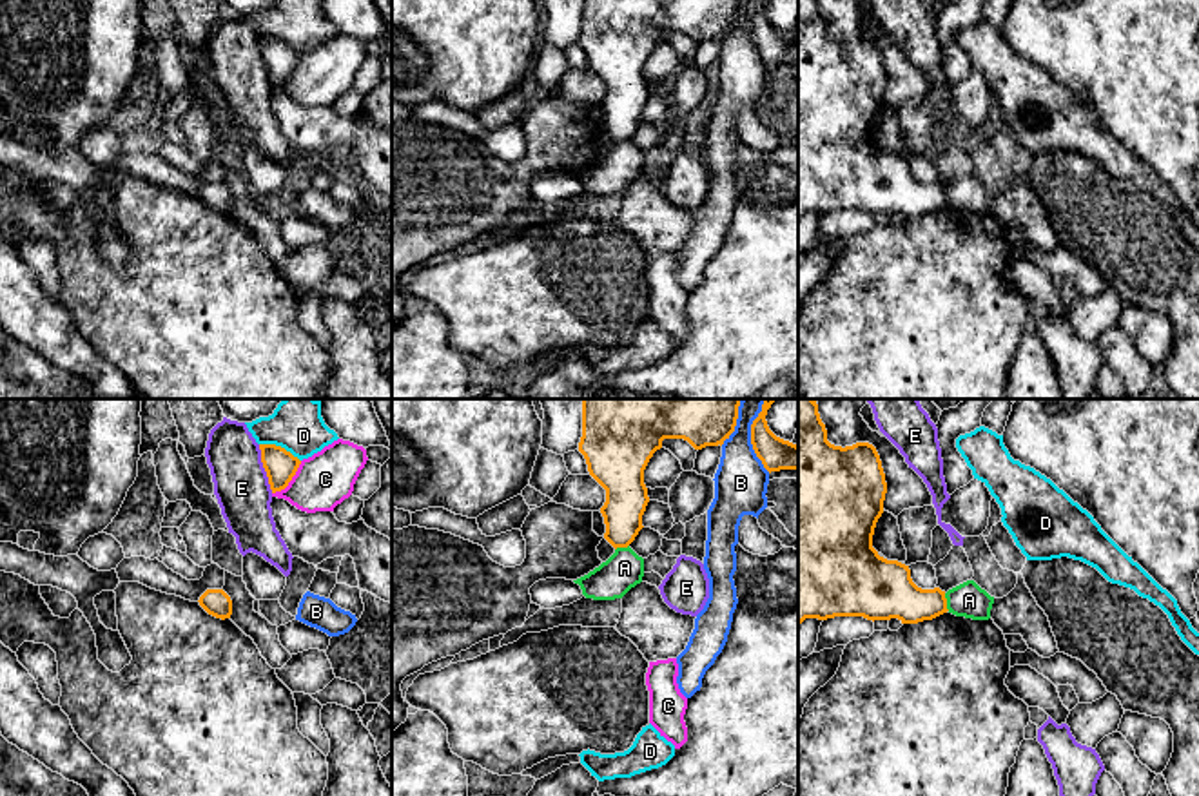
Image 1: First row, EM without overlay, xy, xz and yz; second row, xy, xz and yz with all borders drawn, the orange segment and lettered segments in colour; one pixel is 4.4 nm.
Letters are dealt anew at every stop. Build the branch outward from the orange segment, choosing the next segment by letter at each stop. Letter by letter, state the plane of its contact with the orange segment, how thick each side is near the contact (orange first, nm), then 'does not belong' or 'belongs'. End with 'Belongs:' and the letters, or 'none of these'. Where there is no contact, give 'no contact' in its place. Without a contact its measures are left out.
A: contact in yz; calibres 220 and 150 nm; does not belong
B: contact in xz; calibres 140 and 240 nm; does not belong
C: contact in xy; calibres 140 and 240 nm; does not belong
D: contact in xy; calibres 140 and 220 nm; does not belong
E: contact in xy; calibres 140 and 240 nm; does not belong
Belongs: none of these

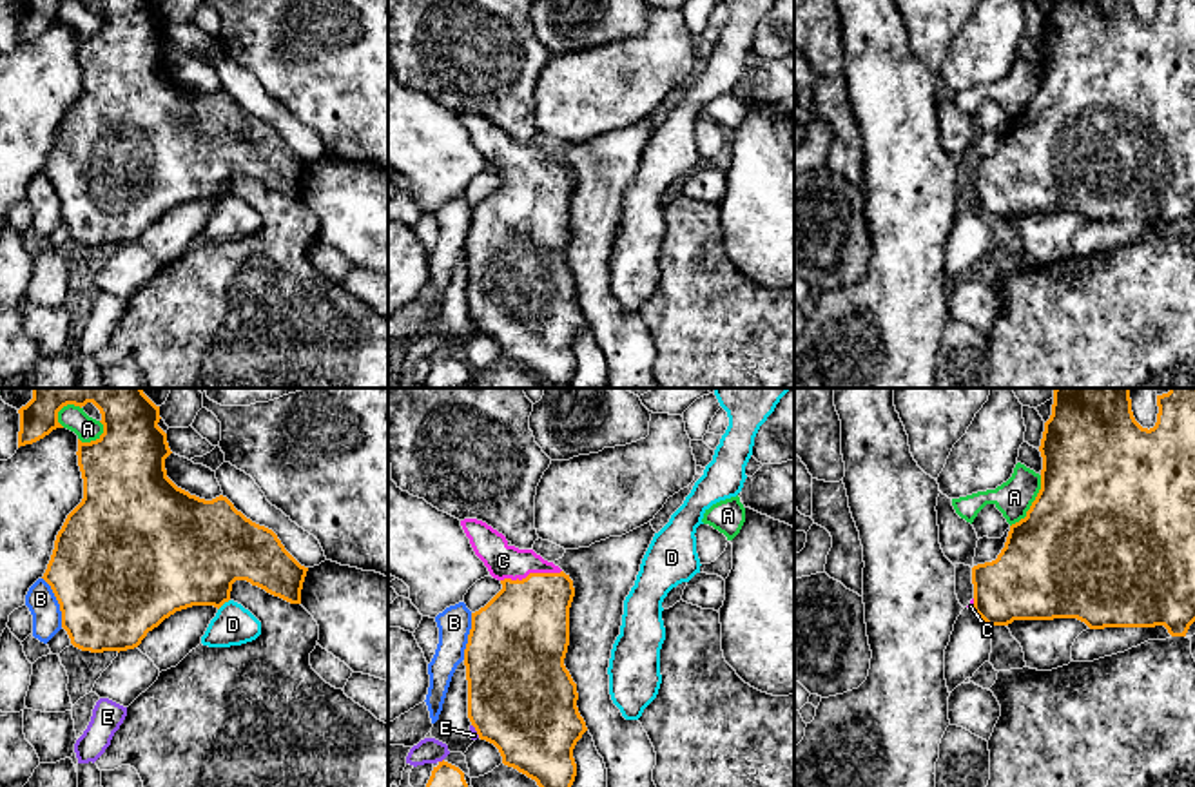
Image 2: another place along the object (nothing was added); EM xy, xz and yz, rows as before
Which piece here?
A: contact in yz; calibres 500 and 160 nm; does not belong
B: contact in xy; calibres 500 and 130 nm; does not belong
C: contact in xz; calibres 400 and 150 nm; belongs
D: contact in xy; calibres 440 and 180 nm; does not belong
E: contact in xz; calibres 160 and 110 nm; does not belong
Belongs: C

